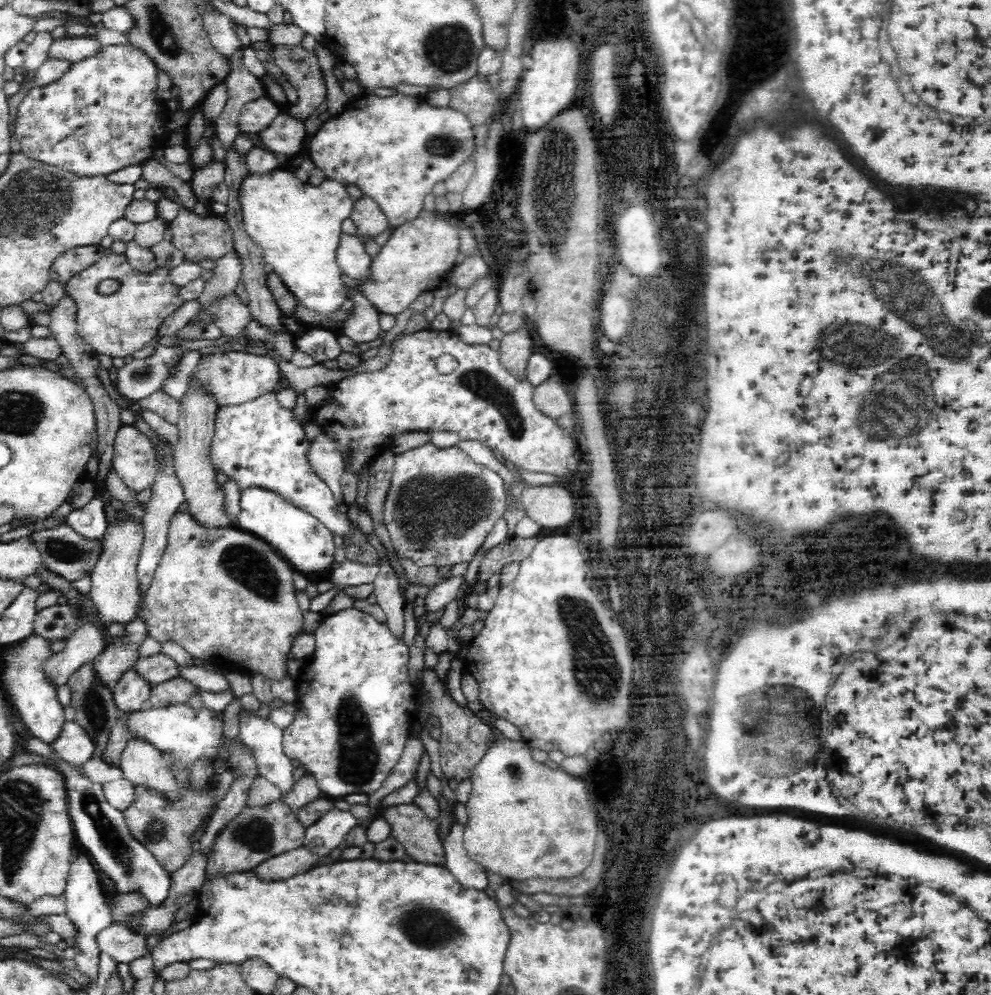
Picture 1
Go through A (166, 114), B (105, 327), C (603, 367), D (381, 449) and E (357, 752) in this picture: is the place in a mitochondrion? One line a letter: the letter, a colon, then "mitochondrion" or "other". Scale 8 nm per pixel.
A: other
B: other
C: other
D: other
E: mitochondrion

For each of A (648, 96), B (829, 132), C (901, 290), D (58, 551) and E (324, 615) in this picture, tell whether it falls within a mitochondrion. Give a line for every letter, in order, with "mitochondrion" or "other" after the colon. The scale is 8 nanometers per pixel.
A: other
B: other
C: mitochondrion
D: mitochondrion
E: other

